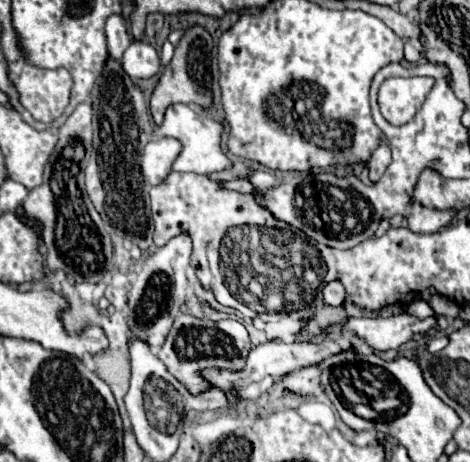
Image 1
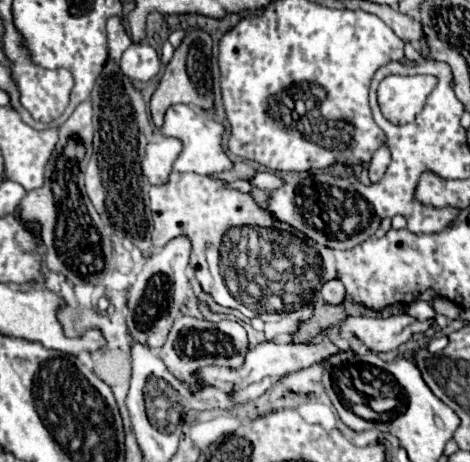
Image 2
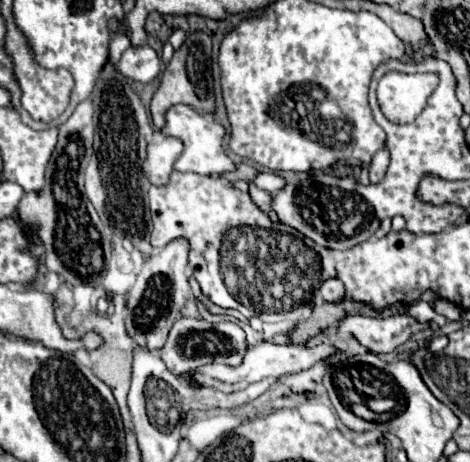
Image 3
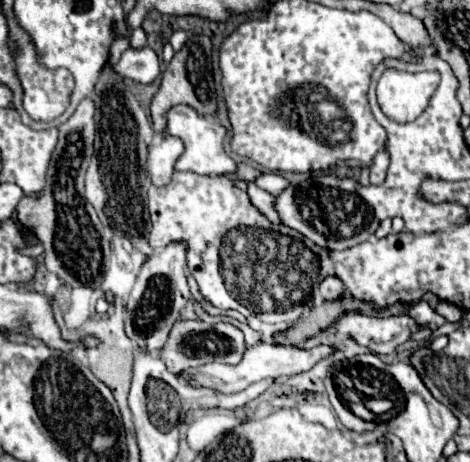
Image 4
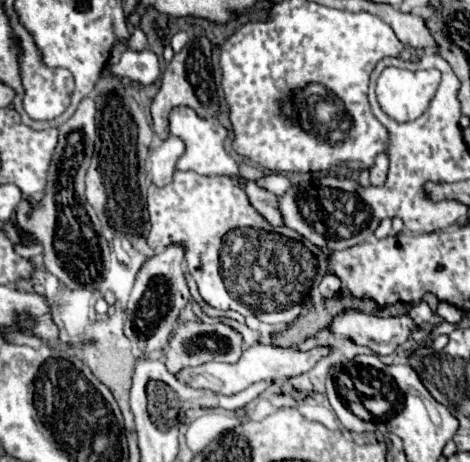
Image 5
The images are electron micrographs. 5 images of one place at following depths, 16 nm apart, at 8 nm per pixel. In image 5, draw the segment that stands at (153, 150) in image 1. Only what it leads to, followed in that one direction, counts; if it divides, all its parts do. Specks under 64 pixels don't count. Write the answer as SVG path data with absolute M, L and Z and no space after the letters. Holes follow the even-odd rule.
M170 136L158 148L150 150L150 170L152 170L152 182L156 186L166 186L172 182L176 162L182 154L184 154L184 142L176 136Z

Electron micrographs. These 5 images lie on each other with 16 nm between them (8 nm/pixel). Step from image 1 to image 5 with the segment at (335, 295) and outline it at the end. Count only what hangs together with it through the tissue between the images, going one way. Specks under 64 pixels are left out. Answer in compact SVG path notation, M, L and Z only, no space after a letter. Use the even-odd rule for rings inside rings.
M324 274L320 280L320 294L322 296L334 296L336 292L340 292L340 280L336 274Z

